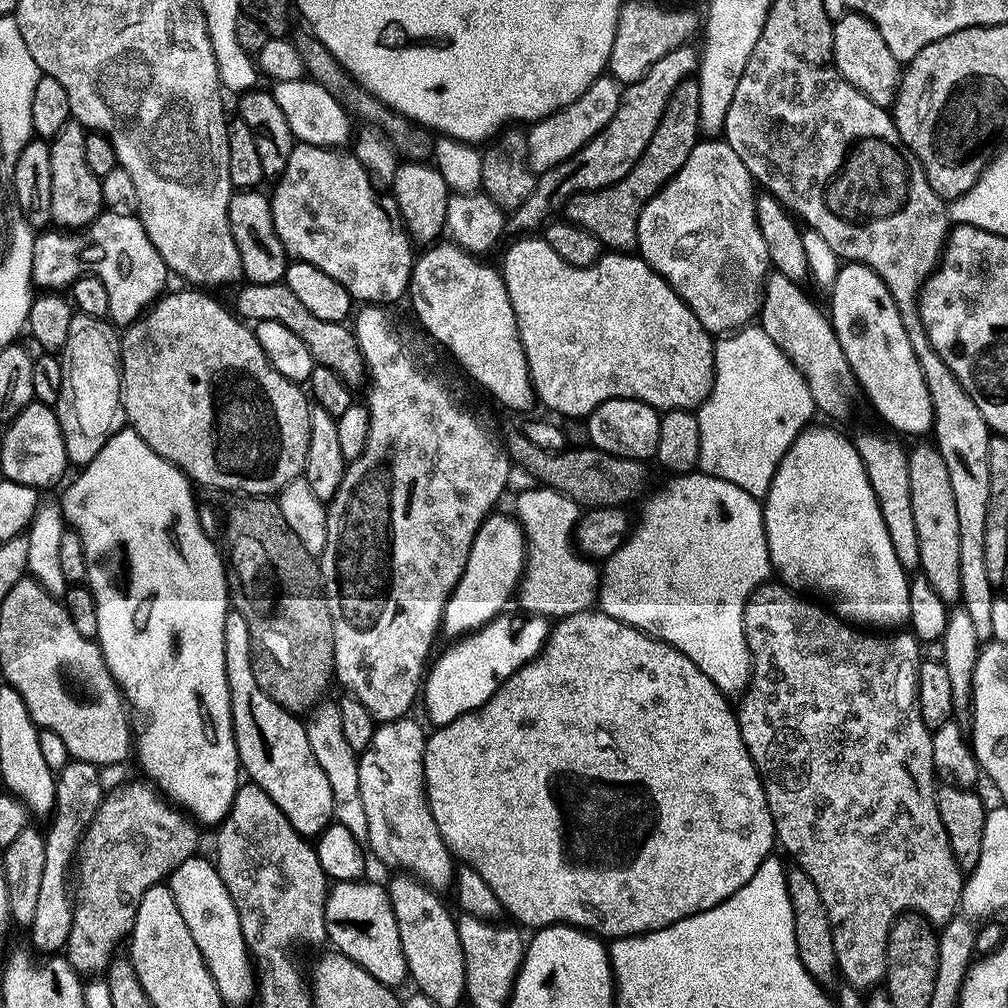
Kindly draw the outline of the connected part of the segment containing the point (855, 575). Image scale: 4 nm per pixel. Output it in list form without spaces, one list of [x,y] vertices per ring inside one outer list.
[[[809,426],[804,429],[802,435],[790,446],[786,458],[778,466],[774,474],[774,482],[770,486],[766,499],[763,501],[764,525],[766,526],[766,538],[770,546],[770,558],[775,575],[789,589],[800,594],[812,594],[817,592],[820,596],[829,596],[836,603],[835,611],[839,613],[845,621],[865,620],[868,624],[873,624],[876,630],[900,630],[908,624],[910,618],[910,576],[905,572],[902,563],[898,562],[898,555],[895,553],[894,545],[890,540],[890,533],[883,521],[882,510],[879,508],[879,498],[874,492],[870,478],[867,476],[867,466],[863,464],[859,456],[859,450],[851,439],[847,440],[840,432],[835,432],[832,428],[816,428]]]

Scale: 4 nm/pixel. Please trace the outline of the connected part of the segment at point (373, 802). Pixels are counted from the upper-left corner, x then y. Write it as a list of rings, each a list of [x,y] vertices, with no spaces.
[[[405,718],[402,720],[395,720],[389,724],[380,724],[376,729],[373,741],[370,746],[360,756],[360,781],[362,782],[362,802],[366,806],[366,822],[368,823],[368,838],[366,841],[367,847],[370,849],[371,855],[381,860],[388,868],[400,868],[401,873],[409,876],[415,876],[416,879],[421,880],[427,884],[434,892],[441,894],[447,893],[448,888],[453,887],[456,874],[458,871],[457,861],[454,859],[452,851],[446,846],[446,842],[442,838],[442,830],[438,830],[438,822],[434,822],[434,814],[428,805],[428,788],[424,784],[424,763],[426,762],[426,746],[428,745],[429,733],[424,732],[424,728],[418,721],[412,720],[413,718]]]

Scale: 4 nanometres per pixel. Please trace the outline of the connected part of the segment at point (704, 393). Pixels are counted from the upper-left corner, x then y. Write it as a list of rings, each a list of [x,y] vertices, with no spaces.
[[[520,238],[512,243],[516,244],[510,245],[504,256],[502,275],[510,294],[510,302],[514,306],[514,318],[518,318],[518,330],[526,352],[530,378],[541,405],[545,404],[550,411],[557,412],[560,416],[587,418],[594,410],[598,410],[598,406],[611,400],[641,400],[664,414],[674,411],[692,412],[708,401],[716,381],[716,344],[713,333],[704,329],[702,322],[698,322],[683,298],[639,255],[606,254],[594,266],[575,268],[562,262],[562,258],[558,258],[558,254],[554,254],[554,250],[550,250],[550,246],[542,238]]]

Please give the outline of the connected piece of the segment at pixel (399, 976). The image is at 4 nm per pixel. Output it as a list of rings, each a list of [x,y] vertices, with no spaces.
[[[339,882],[331,885],[328,901],[326,902],[326,930],[331,947],[340,955],[350,958],[366,974],[378,978],[387,988],[399,989],[403,980],[409,979],[406,954],[402,950],[402,934],[398,934],[398,918],[394,914],[392,899],[388,888],[380,884],[368,884],[369,882],[357,882],[354,884],[342,884]]]

